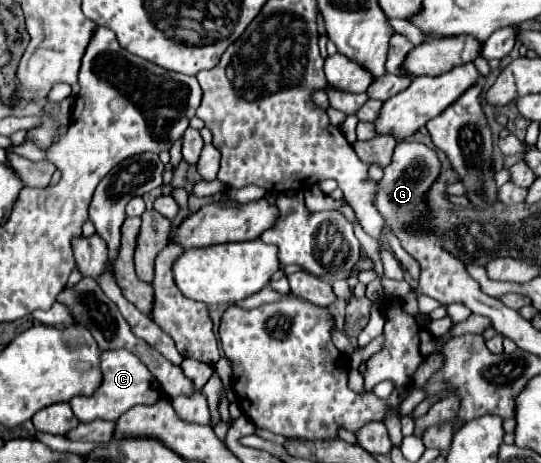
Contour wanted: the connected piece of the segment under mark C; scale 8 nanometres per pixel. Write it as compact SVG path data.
M125 350L103 352L101 370L103 370L103 384L97 388L97 392L93 392L91 396L75 396L69 402L79 422L89 422L95 418L117 420L121 414L125 414L129 408L137 404L157 404L161 398L165 398L165 392L159 386L157 378L133 352Z

